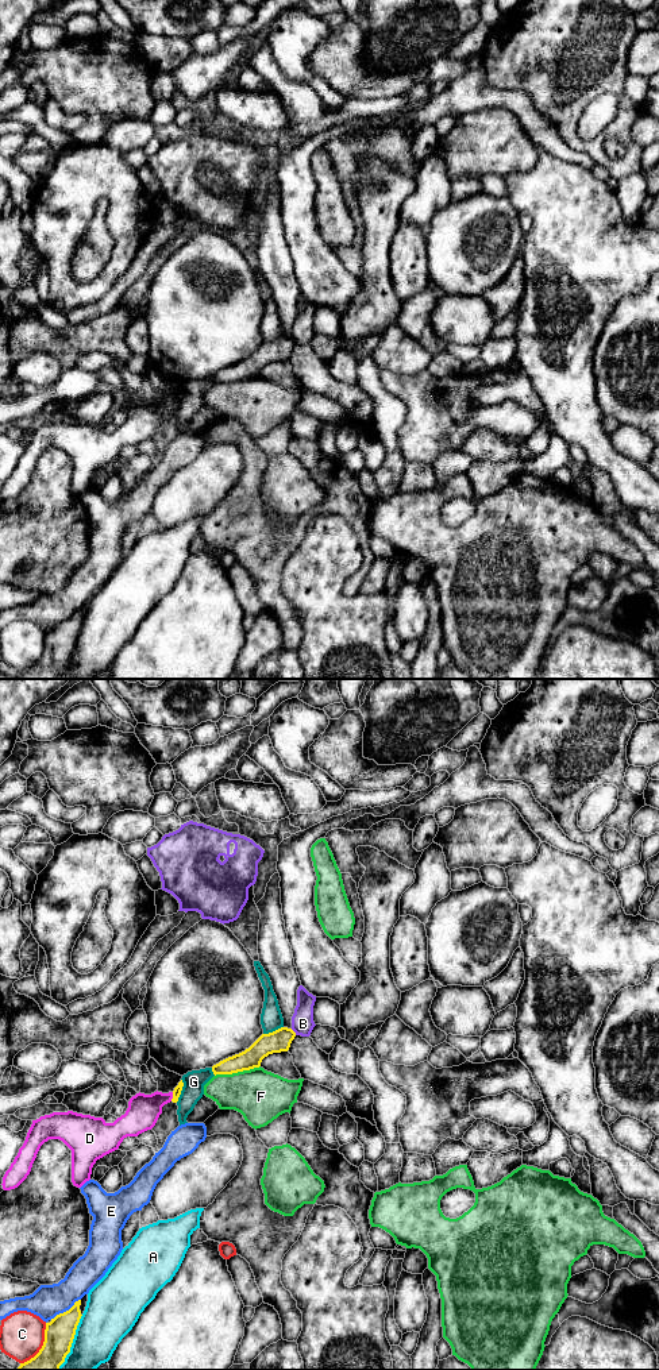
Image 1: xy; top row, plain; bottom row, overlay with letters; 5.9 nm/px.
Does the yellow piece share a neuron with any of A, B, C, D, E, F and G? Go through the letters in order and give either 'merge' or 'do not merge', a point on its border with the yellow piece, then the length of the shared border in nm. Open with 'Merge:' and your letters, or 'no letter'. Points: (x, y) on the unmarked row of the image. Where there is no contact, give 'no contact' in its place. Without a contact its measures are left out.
Merge: no letter
A: do not merge; meets yellow in xy at (72, 651); contact 360 nm long
B: do not merge; meets yellow in xy at (293, 340); contact 50 nm long
C: do not merge; meets yellow in xy at (42, 655); contact 300 nm long
D: do not merge; meets yellow in xy at (173, 405); contact 60 nm long
E: do not merge; meets yellow in xy at (66, 620); contact 220 nm long
F: do not merge; meets yellow in xy at (236, 381); contact 280 nm long
G: do not merge; meets yellow in xy at (181, 398); contact 150 nm long

